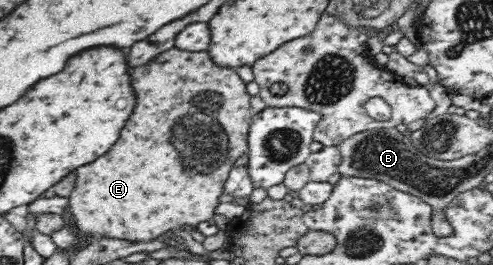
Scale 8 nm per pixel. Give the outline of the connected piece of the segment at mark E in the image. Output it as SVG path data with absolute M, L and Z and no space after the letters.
M172 48L168 52L162 52L160 56L156 56L146 66L140 66L140 68L132 70L132 86L136 90L138 104L136 104L130 120L126 122L126 126L124 126L124 130L120 134L120 140L104 156L96 158L88 166L80 166L76 170L76 174L78 174L76 188L69 196L67 213L72 215L71 218L73 218L74 224L78 226L81 232L86 233L88 236L96 236L96 240L106 237L120 238L130 242L148 242L148 240L162 237L162 234L168 232L168 230L176 230L176 228L182 228L186 224L195 229L200 222L210 221L210 218L215 215L214 210L219 204L218 198L222 196L222 186L224 186L229 172L233 169L234 162L248 152L247 131L252 117L252 108L250 106L251 94L247 91L247 83L232 68L216 66L208 52L188 52L188 50L180 50L180 48Z

